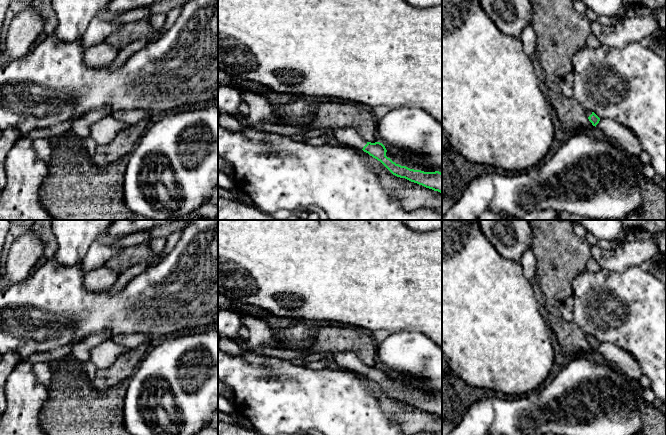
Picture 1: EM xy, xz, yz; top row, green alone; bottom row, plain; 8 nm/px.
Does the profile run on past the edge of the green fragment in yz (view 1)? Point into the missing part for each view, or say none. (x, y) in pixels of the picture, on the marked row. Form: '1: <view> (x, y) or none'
1: none

